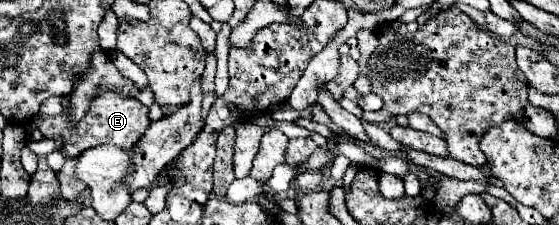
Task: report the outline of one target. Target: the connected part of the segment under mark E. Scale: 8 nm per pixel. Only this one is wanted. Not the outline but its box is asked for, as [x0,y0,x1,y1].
[31,92,151,158]

